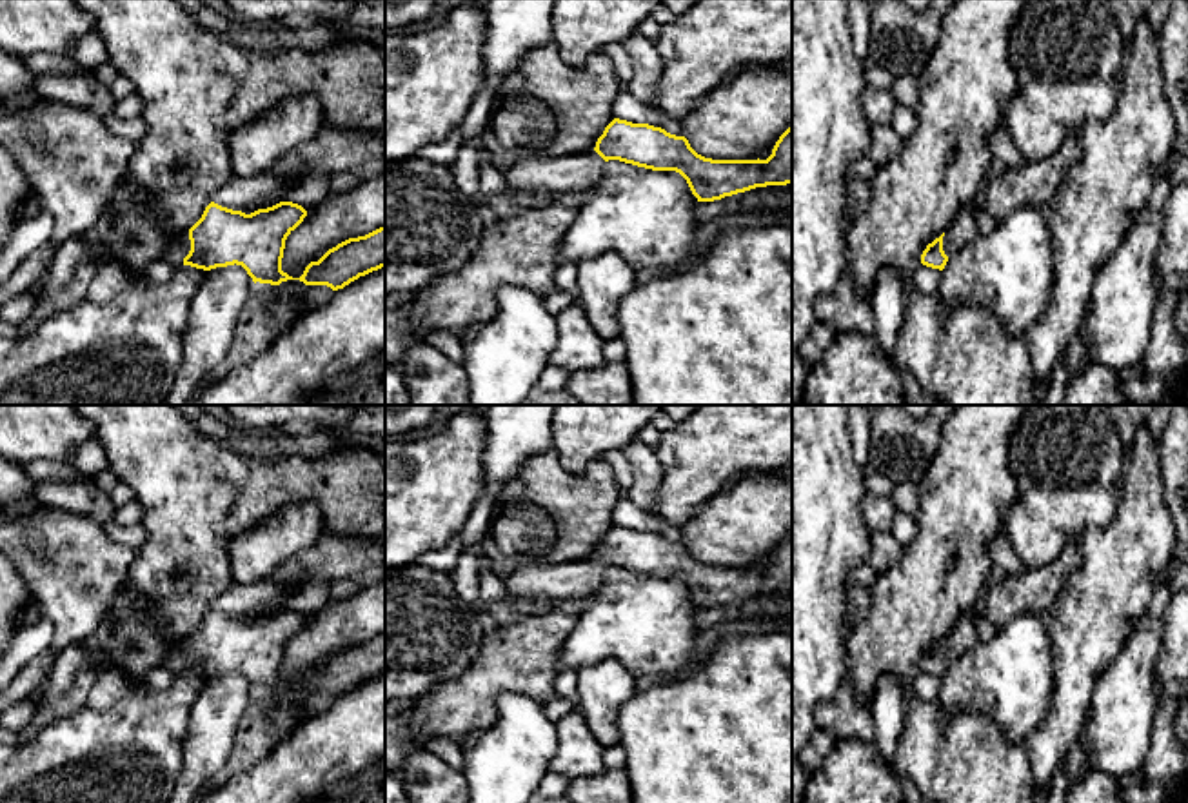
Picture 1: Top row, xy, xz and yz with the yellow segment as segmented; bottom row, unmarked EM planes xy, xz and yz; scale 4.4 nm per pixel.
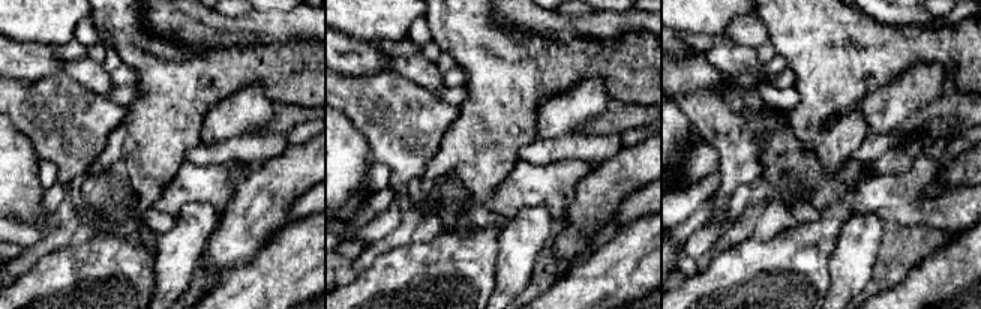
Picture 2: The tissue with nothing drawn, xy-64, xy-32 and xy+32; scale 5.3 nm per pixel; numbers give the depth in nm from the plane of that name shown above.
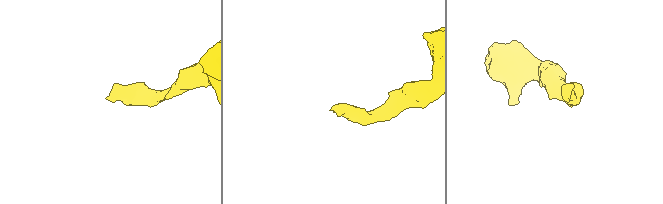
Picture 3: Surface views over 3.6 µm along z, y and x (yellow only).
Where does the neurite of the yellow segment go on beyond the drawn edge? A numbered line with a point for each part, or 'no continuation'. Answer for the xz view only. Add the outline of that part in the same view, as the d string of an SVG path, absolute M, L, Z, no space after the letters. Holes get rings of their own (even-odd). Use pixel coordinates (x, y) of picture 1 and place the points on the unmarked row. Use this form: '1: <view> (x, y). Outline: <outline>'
1: xz (578, 578). Outline: M594 558L554 565L520 565L507 580L516 600L578 600L590 596L603 581L605 567Z

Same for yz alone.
1: yz (963, 636). Outline: M974 610L965 612L943 643L943 658L950 665L979 641Z

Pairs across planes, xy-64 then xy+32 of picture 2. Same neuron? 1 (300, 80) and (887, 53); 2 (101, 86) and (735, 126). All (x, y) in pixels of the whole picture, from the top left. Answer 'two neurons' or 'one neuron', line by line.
1: one neuron
2: two neurons

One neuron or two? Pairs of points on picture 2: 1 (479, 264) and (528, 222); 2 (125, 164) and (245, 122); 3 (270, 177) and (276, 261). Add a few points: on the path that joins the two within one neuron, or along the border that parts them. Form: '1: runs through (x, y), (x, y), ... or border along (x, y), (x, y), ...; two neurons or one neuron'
1: border along (501, 230), (494, 266), (494, 284); two neurons
2: border along (215, 104), (204, 119), (201, 141); two neurons
3: border along (288, 221), (251, 260); two neurons

